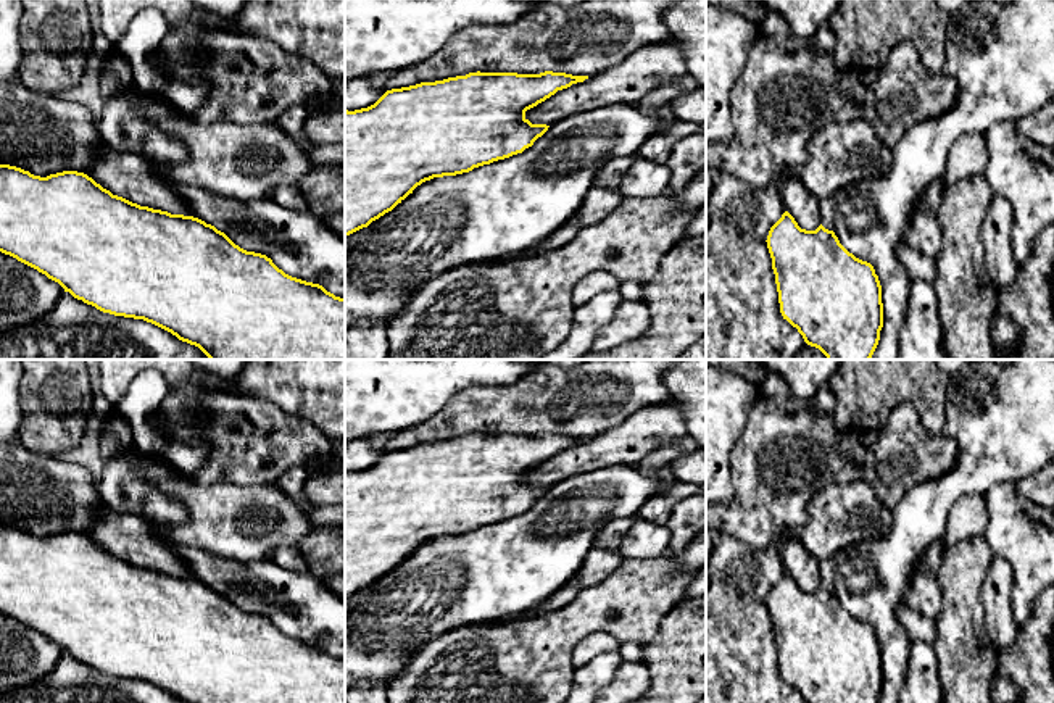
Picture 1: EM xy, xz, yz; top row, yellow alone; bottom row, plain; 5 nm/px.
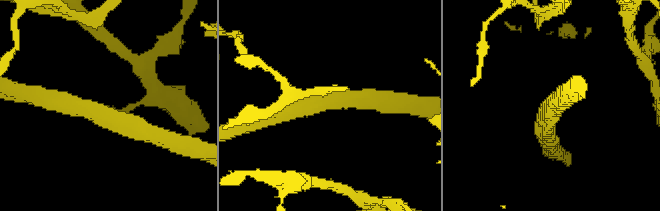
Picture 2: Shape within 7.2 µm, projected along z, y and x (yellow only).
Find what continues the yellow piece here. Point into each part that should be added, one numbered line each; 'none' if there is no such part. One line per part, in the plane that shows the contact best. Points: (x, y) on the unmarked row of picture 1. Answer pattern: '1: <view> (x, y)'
none

